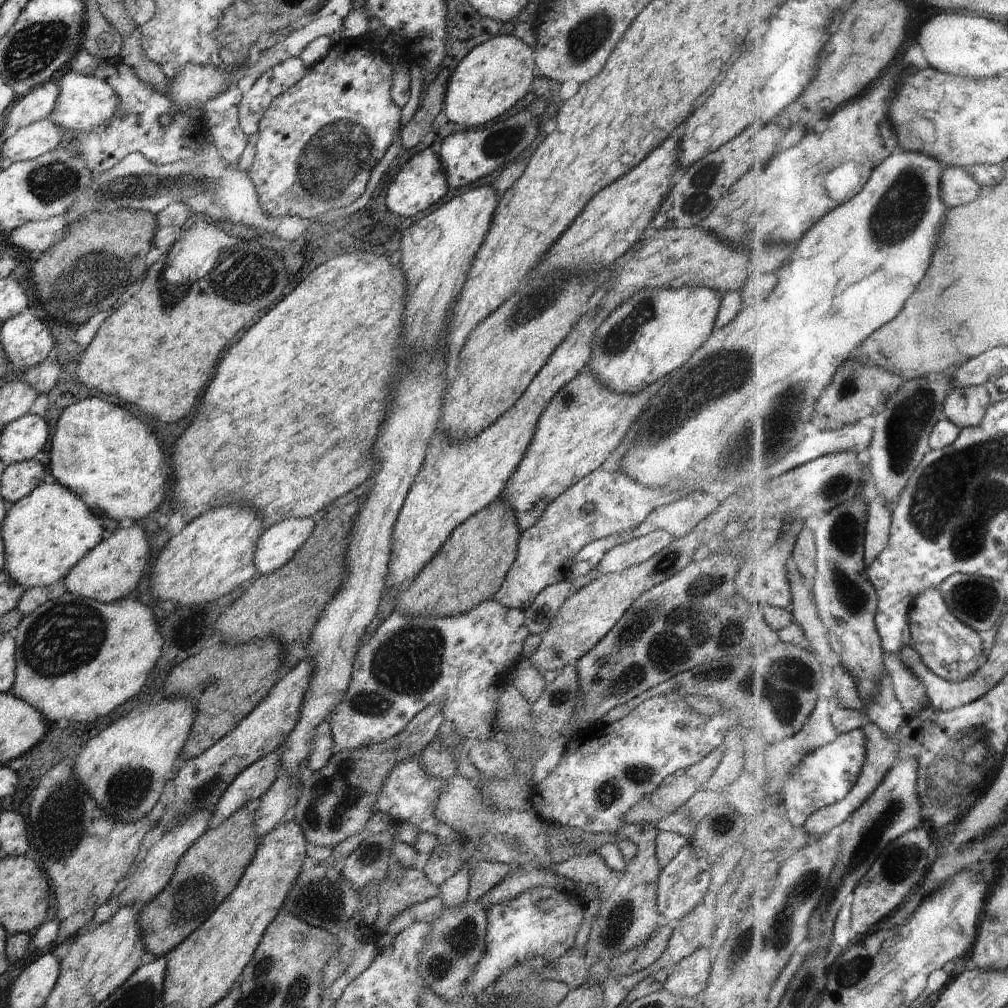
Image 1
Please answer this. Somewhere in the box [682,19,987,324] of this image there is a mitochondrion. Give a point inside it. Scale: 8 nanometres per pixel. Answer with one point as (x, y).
(906, 200)

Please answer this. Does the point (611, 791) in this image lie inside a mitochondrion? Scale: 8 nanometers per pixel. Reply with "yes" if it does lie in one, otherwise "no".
yes

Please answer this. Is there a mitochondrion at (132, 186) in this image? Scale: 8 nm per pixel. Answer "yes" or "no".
yes

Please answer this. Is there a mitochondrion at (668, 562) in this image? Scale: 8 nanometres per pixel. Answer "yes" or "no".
yes

